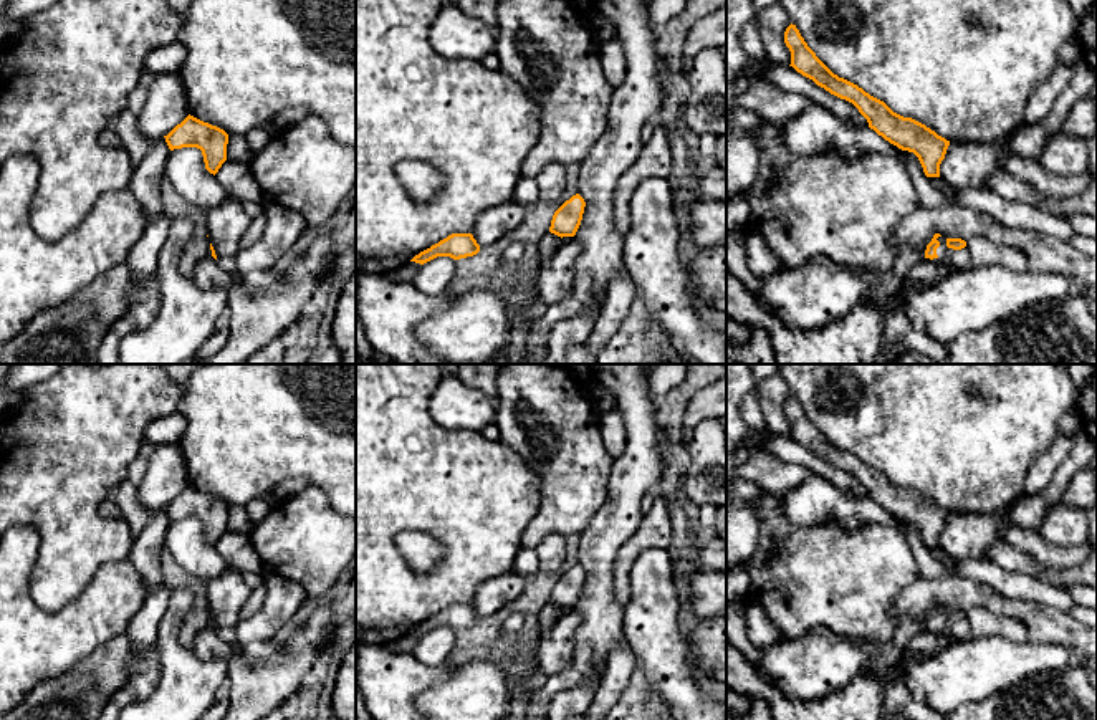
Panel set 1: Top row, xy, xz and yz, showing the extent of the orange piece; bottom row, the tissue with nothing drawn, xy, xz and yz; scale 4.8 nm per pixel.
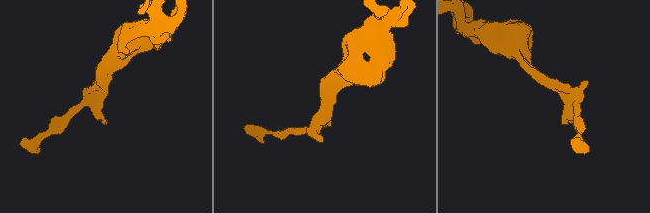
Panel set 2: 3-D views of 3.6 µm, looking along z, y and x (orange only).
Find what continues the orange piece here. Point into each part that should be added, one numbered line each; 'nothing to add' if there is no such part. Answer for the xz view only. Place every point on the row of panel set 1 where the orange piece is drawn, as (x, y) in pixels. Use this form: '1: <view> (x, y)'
nothing to add

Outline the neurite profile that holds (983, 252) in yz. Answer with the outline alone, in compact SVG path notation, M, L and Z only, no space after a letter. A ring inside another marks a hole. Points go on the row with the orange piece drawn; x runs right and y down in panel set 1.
M984 237L966 240L966 248L970 252L973 268L1003 265L1014 271L1028 270L1028 260L1024 253L1018 248L993 243Z

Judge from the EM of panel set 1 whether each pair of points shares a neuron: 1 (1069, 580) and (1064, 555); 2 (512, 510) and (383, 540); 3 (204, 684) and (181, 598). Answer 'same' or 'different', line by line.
1: different
2: same
3: same

